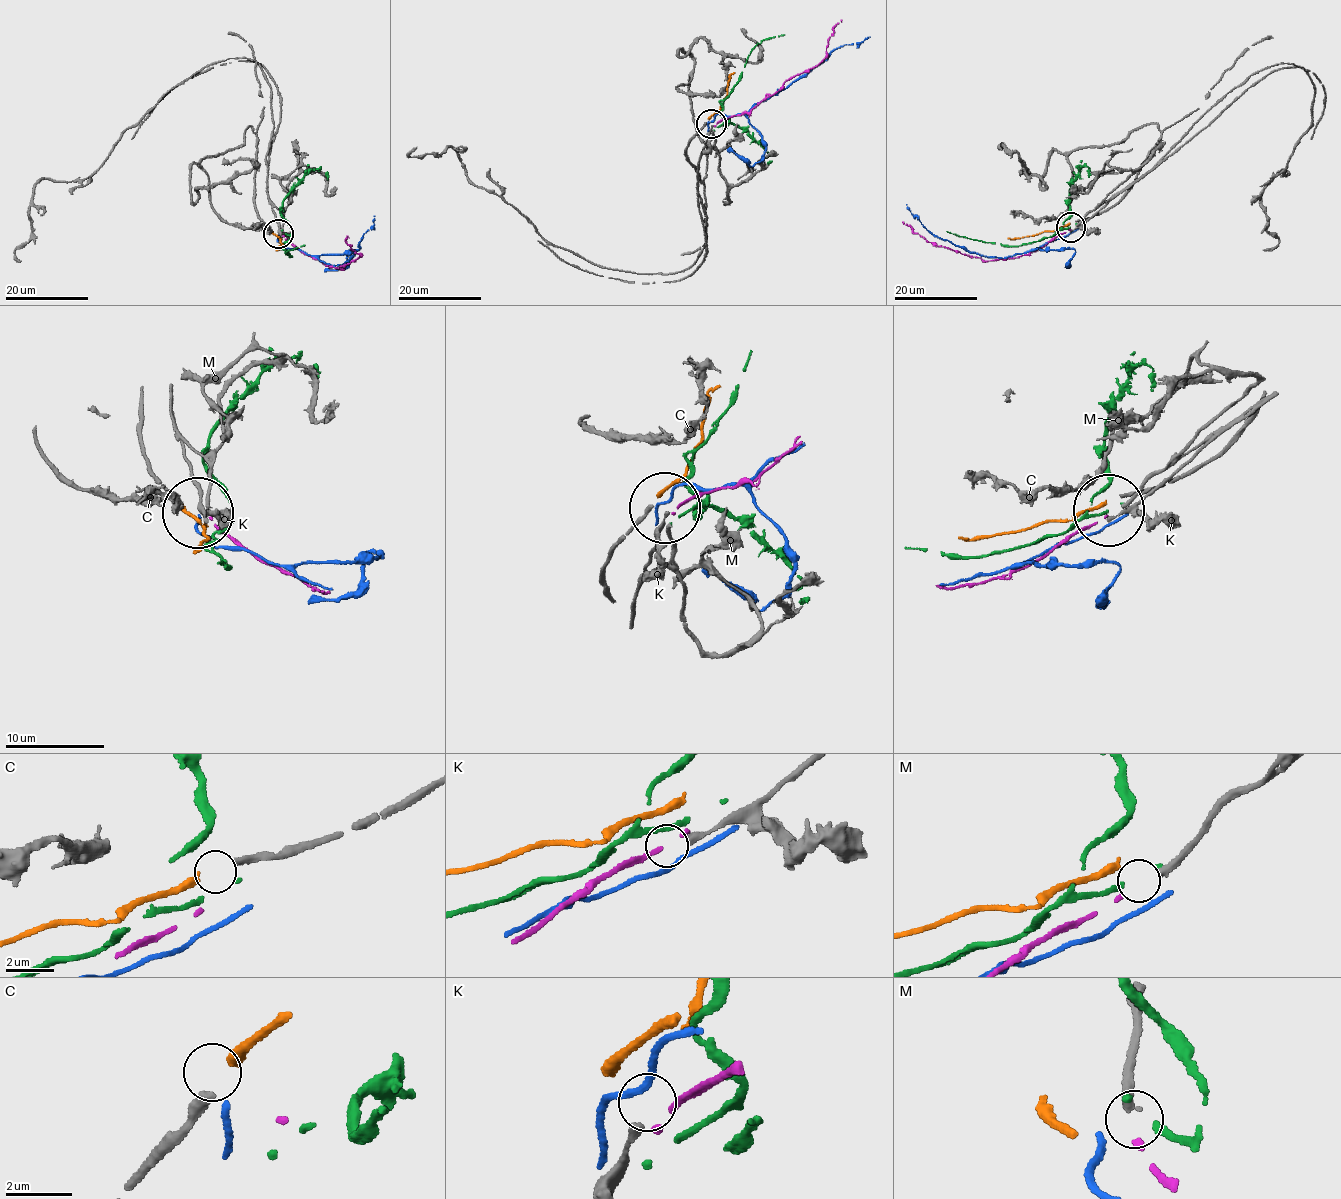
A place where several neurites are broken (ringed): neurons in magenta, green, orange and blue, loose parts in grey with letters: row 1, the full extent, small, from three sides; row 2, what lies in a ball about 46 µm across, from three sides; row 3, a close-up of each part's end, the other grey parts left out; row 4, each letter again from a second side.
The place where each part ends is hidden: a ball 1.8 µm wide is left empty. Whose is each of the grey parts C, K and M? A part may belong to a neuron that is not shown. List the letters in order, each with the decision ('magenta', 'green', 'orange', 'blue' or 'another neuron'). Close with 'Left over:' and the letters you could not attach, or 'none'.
C: orange
K: another neuron
M: magenta
Left over: K

